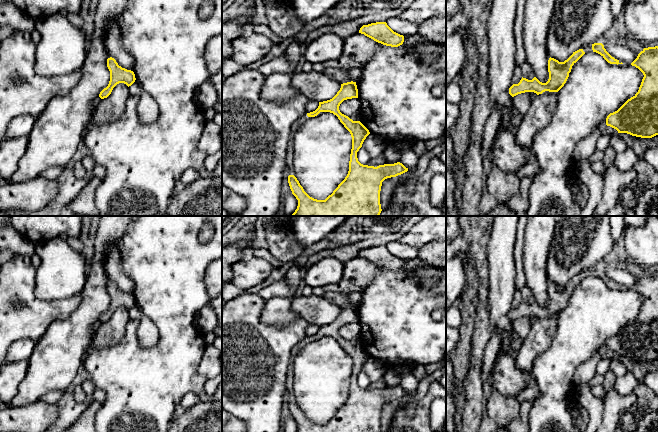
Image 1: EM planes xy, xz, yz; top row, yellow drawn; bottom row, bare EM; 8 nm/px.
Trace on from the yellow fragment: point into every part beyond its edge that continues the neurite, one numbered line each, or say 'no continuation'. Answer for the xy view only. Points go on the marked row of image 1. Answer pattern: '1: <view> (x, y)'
no continuation

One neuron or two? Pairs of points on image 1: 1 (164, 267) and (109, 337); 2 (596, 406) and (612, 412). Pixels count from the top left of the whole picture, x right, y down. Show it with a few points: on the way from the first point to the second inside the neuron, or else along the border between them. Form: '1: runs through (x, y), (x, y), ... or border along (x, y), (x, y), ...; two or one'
1: border along (130, 318), (126, 325), (124, 336), (120, 340); two
2: border along (603, 399), (603, 415), (600, 421); two

